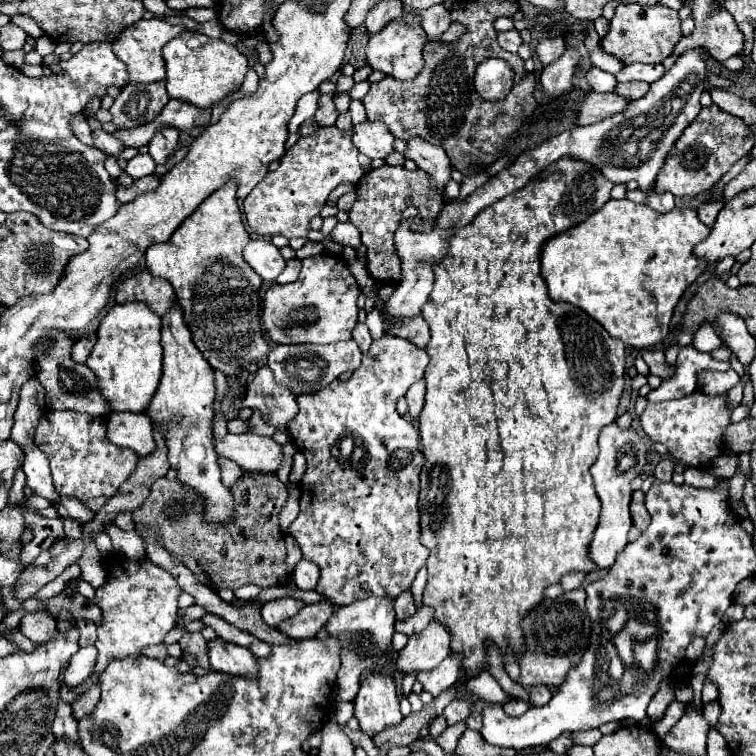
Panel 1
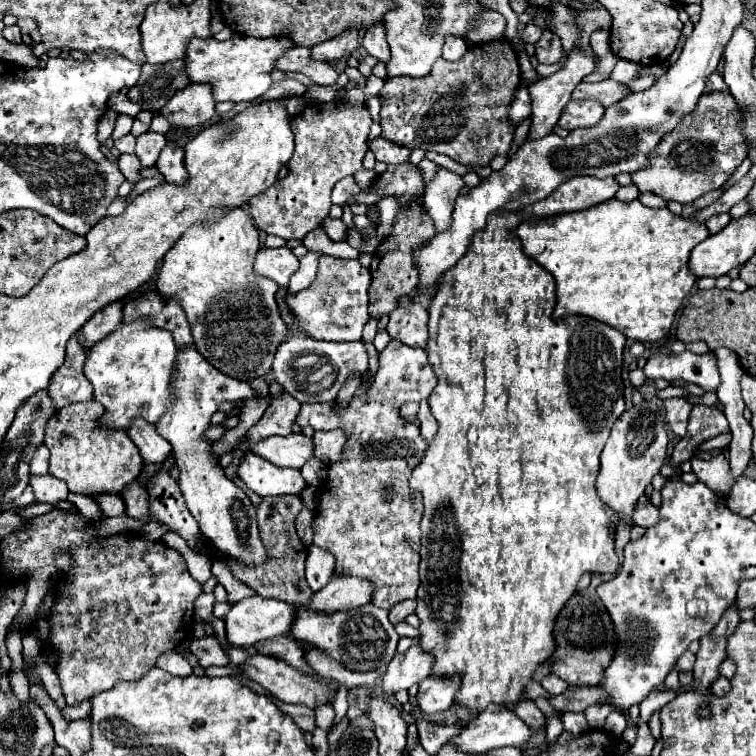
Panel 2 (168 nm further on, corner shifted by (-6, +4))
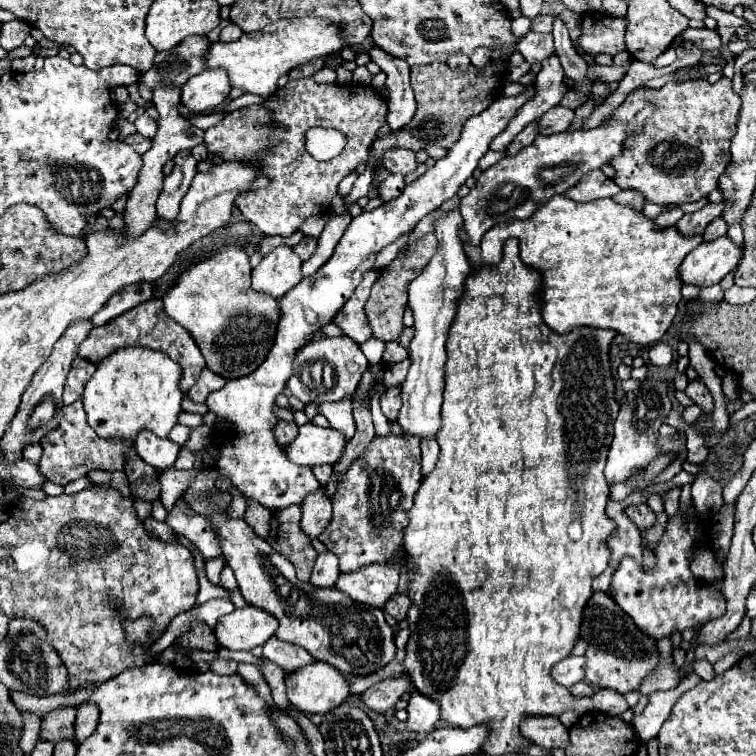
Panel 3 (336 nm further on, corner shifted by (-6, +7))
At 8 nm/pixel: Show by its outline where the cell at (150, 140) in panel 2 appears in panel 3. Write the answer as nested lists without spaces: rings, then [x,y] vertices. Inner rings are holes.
[[[143,113],[141,117],[137,117],[135,127],[137,127],[137,133],[139,133],[139,135],[143,135],[145,139],[153,139],[153,137],[155,137],[157,123],[155,123],[147,113]]]

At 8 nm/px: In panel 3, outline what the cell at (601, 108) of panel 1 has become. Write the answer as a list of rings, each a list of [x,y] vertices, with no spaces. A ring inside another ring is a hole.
[[[553,107],[549,109],[541,119],[539,119],[539,133],[541,135],[551,135],[551,133],[561,133],[567,131],[569,125],[575,119],[575,111],[567,109],[567,107]]]

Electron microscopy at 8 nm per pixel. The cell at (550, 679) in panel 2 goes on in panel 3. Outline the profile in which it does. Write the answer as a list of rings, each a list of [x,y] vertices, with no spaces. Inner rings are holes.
[[[567,657],[561,659],[553,669],[551,669],[551,677],[555,679],[555,683],[563,685],[563,687],[571,687],[579,681],[583,681],[583,665],[585,665],[585,657]]]

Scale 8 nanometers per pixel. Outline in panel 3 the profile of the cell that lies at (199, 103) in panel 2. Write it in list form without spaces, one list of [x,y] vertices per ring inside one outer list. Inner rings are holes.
[[[221,69],[203,71],[199,75],[193,75],[181,87],[181,105],[193,113],[205,113],[225,103],[229,91],[231,85],[227,79],[227,71]]]

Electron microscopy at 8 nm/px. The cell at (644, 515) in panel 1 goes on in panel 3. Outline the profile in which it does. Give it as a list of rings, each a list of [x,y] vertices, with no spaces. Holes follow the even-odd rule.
[[[641,503],[641,505],[629,505],[625,509],[625,515],[637,525],[639,531],[645,531],[645,529],[651,529],[655,525],[655,519],[657,515],[649,509],[647,503]]]

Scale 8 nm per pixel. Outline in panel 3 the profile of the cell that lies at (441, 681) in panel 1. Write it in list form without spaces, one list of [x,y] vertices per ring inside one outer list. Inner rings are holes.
[[[413,691],[407,705],[407,713],[407,729],[415,733],[427,733],[439,721],[439,703],[421,695],[419,691]]]

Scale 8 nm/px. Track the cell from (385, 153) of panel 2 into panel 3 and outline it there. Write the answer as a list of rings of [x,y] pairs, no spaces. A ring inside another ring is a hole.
[[[387,149],[383,153],[383,167],[389,169],[391,173],[401,173],[407,175],[417,167],[415,163],[415,153],[409,149]]]

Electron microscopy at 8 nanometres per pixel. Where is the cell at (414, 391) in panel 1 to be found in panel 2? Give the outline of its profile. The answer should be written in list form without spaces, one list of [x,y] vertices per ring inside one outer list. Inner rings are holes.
[[[423,400],[423,402],[421,402],[421,408],[419,408],[417,418],[419,418],[419,422],[421,422],[421,426],[419,426],[419,428],[421,428],[421,434],[423,434],[425,442],[429,442],[429,444],[431,444],[433,436],[437,434],[439,424],[437,424],[437,420],[433,418],[433,414],[431,414],[431,410],[429,410],[427,400]]]

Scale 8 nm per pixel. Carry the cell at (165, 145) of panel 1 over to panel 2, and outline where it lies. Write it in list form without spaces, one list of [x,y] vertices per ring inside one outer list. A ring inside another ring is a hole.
[[[165,146],[155,166],[161,174],[165,174],[165,182],[171,182],[175,186],[185,186],[189,182],[183,162],[183,150],[179,150],[179,146]]]

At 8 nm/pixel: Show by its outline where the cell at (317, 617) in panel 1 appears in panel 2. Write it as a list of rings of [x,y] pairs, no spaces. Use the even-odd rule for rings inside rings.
[[[335,576],[323,590],[313,594],[309,608],[315,612],[353,610],[371,602],[373,592],[375,592],[375,582],[353,576]]]

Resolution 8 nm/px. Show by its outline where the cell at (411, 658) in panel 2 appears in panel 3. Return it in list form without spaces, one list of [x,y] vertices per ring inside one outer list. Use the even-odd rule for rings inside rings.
[[[407,669],[403,671],[405,675],[401,675],[399,679],[383,679],[381,683],[377,683],[375,687],[369,687],[361,699],[365,701],[365,705],[377,713],[385,713],[385,709],[393,707],[399,697],[407,691],[413,691],[413,683],[411,683],[411,675],[407,675]]]

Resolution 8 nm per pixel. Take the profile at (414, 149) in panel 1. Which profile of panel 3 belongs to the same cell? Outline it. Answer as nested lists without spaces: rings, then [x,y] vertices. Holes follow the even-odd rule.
[[[449,211],[435,221],[435,235],[439,239],[439,249],[423,269],[423,273],[409,285],[409,307],[415,317],[415,339],[409,345],[411,367],[407,379],[401,383],[401,399],[403,407],[399,411],[399,425],[403,427],[403,435],[415,435],[419,439],[435,437],[441,427],[441,401],[445,387],[445,341],[455,317],[457,299],[463,293],[463,281],[471,273],[471,263],[463,251],[463,243],[459,239],[459,229],[463,225],[459,211]]]

